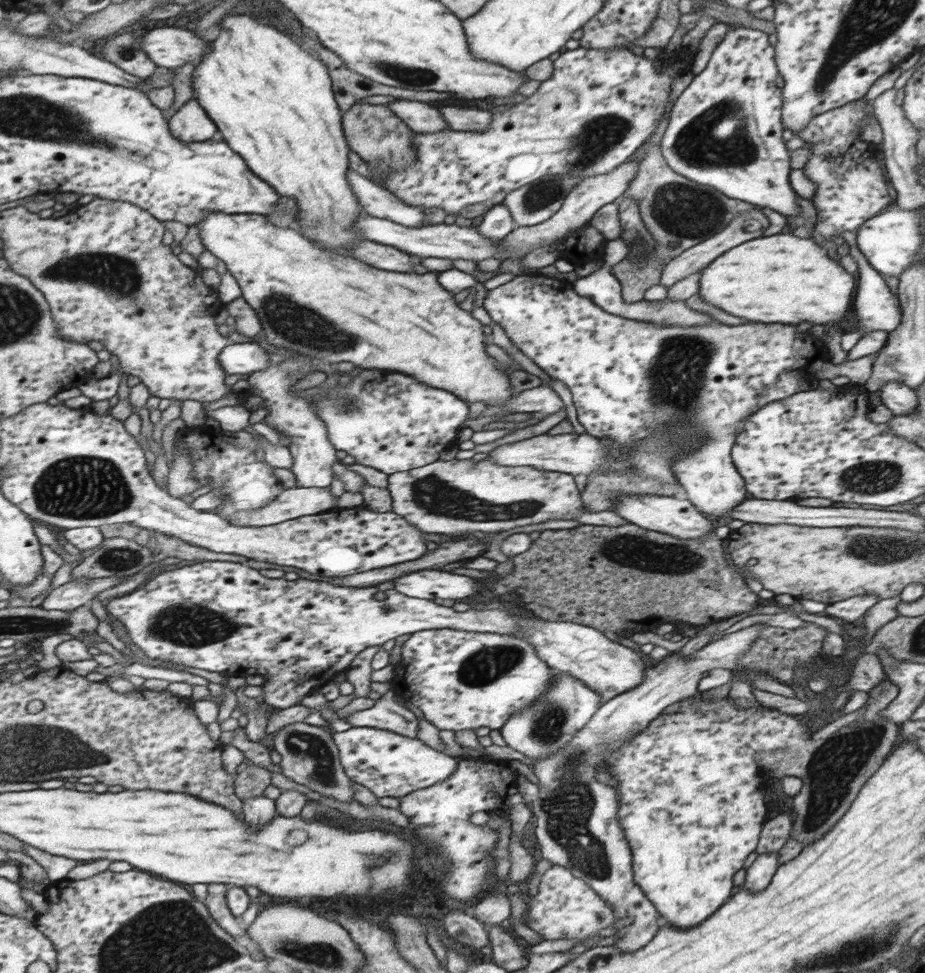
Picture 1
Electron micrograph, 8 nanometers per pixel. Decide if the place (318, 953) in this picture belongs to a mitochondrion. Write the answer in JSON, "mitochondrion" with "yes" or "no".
{"mitochondrion":"yes"}

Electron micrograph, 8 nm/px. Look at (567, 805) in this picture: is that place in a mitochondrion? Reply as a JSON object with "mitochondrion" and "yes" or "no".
{"mitochondrion":"yes"}

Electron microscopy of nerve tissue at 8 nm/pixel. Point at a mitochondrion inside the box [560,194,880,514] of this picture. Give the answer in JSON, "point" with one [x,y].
{"point":[675,379]}

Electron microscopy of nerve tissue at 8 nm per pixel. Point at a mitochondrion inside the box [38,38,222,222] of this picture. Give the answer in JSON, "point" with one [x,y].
{"point":[122,51]}

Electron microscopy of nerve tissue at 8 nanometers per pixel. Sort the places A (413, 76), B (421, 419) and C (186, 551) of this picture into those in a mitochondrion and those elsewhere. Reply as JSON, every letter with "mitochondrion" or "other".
{"A":"mitochondrion","B":"other","C":"other"}

